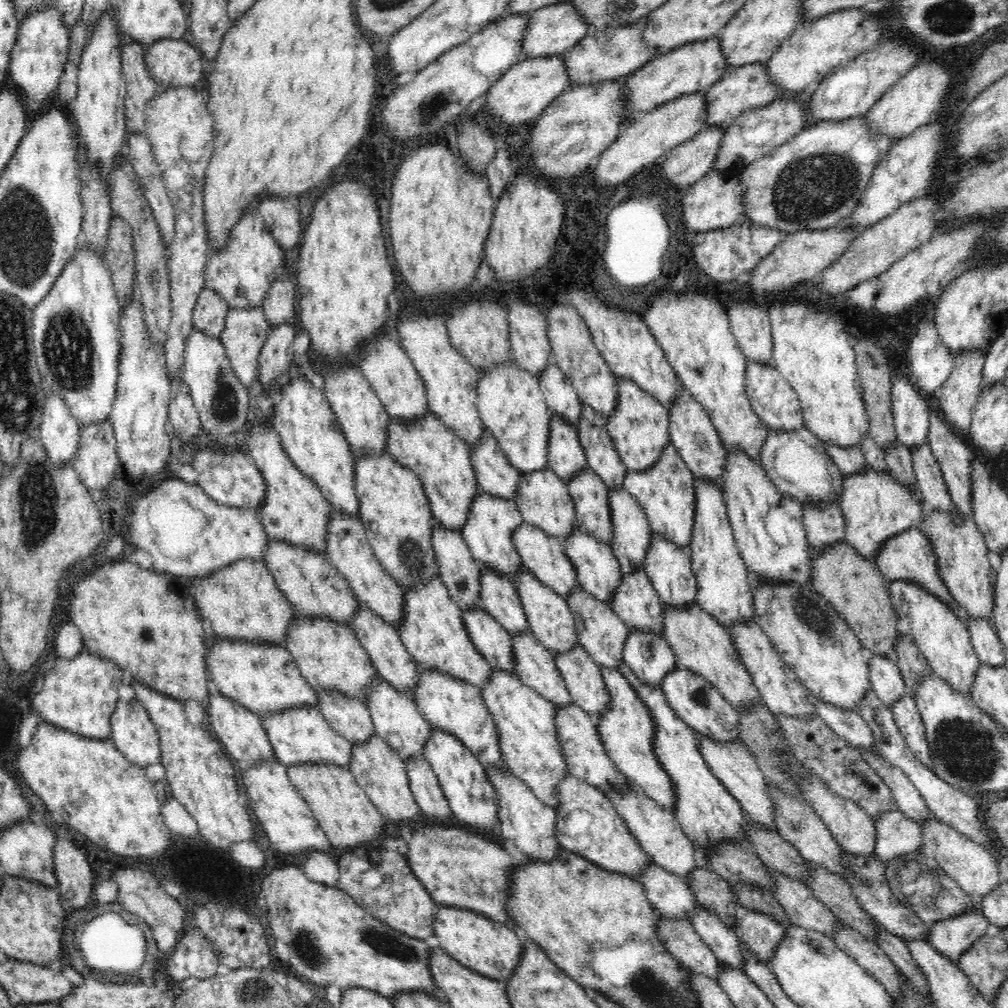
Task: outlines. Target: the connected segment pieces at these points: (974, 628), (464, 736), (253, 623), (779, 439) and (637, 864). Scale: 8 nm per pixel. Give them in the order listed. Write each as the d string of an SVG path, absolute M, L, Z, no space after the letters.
M971 617L968 618L966 627L970 631L972 645L981 662L990 666L1003 666L1004 645L1001 644L996 629L984 619Z
M420 668L420 682L416 690L412 690L412 699L416 701L418 710L433 728L442 732L453 734L462 741L470 752L484 766L497 766L506 768L506 763L500 753L500 737L494 723L494 717L488 713L488 707L484 705L482 690L477 686L452 678L439 670L423 670Z
M244 558L222 566L207 578L190 578L192 597L209 631L219 638L284 645L288 626L297 614L263 562Z
M805 426L796 430L769 429L759 462L767 477L783 494L789 495L800 504L824 504L839 502L840 499L840 469L835 469L825 446L818 436L815 436Z
M568 774L557 787L557 797L561 806L554 807L558 818L556 839L562 848L581 855L608 872L625 874L632 879L638 878L650 864L655 863L639 846L606 794Z

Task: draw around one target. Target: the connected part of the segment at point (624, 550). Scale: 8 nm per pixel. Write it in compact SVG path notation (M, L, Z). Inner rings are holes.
M608 488L608 502L612 513L613 534L612 542L608 542L608 545L616 555L621 571L623 574L632 574L634 570L640 570L640 568L644 570L644 558L646 558L653 532L644 509L624 488Z

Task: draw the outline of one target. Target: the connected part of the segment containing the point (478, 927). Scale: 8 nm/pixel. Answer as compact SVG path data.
M437 905L435 916L436 921L432 926L434 935L437 936L439 947L452 958L462 966L492 980L506 981L512 978L512 972L516 970L524 948L522 943L524 938L519 932L504 923L498 923L473 911L453 906Z

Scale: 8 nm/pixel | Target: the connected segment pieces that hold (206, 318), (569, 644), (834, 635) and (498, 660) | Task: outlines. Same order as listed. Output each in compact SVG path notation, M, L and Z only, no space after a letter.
M204 287L193 311L194 327L206 335L221 339L229 310L228 303L215 290Z
M526 567L524 570L520 570L518 577L514 581L515 588L520 595L522 609L526 613L530 630L536 639L538 639L538 642L554 653L576 648L579 645L576 634L576 621L572 616L572 611L568 608L566 599L556 594L549 587L544 586Z
M753 575L750 579L754 622L762 627L798 680L818 700L844 710L858 710L858 704L871 688L870 667L862 641L848 628L847 622L811 587L762 583Z
M480 605L462 610L462 619L472 643L493 668L514 670L512 635Z

